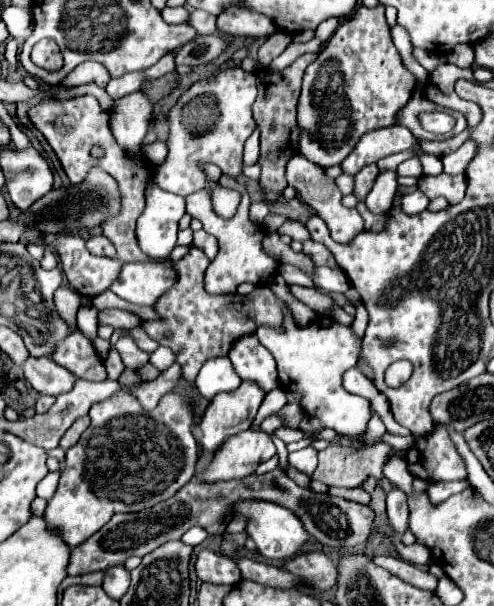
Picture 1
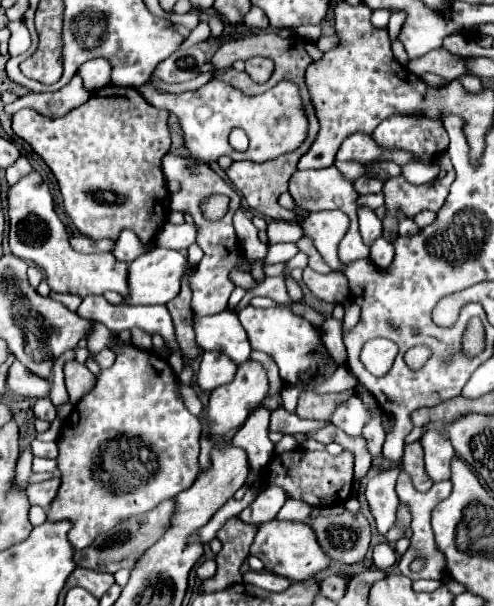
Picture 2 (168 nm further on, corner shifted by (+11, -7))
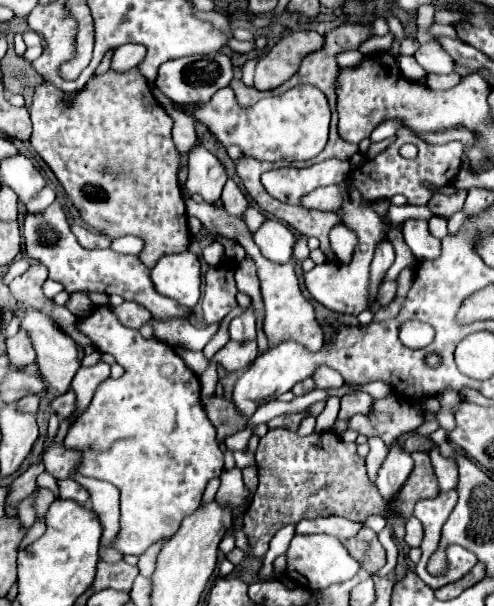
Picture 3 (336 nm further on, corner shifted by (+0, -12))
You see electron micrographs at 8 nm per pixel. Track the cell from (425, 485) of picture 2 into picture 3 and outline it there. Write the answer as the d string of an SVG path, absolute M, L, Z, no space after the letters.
M270 428L268 434L260 438L254 456L258 464L260 484L250 508L244 514L244 532L252 546L250 556L256 558L262 558L268 552L270 540L280 528L296 524L302 518L342 516L364 526L368 516L386 516L384 512L394 510L394 514L408 520L418 500L438 496L436 476L432 472L428 452L416 451L411 454L414 468L406 484L394 496L392 504L392 500L384 500L378 488L370 482L366 474L366 460L358 456L356 442L344 442L330 430L314 432L310 436L296 436L296 432L290 432L286 428Z

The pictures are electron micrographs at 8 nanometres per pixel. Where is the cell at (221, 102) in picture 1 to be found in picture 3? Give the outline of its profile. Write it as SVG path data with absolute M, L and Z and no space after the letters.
M226 86L218 90L208 104L190 108L188 114L206 124L224 148L236 144L244 154L256 156L258 160L308 160L314 158L328 142L330 108L326 96L314 86L296 86L282 96L264 98L252 108L240 108L232 88Z

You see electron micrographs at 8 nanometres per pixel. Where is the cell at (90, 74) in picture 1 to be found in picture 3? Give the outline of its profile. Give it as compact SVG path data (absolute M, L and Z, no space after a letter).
M124 44L114 52L110 68L116 68L118 72L134 68L134 64L138 66L144 60L144 56L146 56L146 46L142 46L142 44Z

